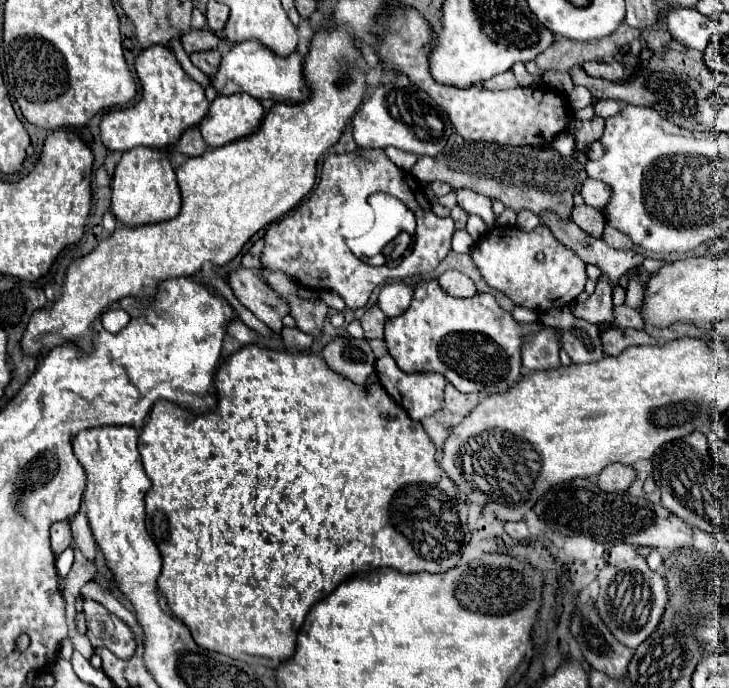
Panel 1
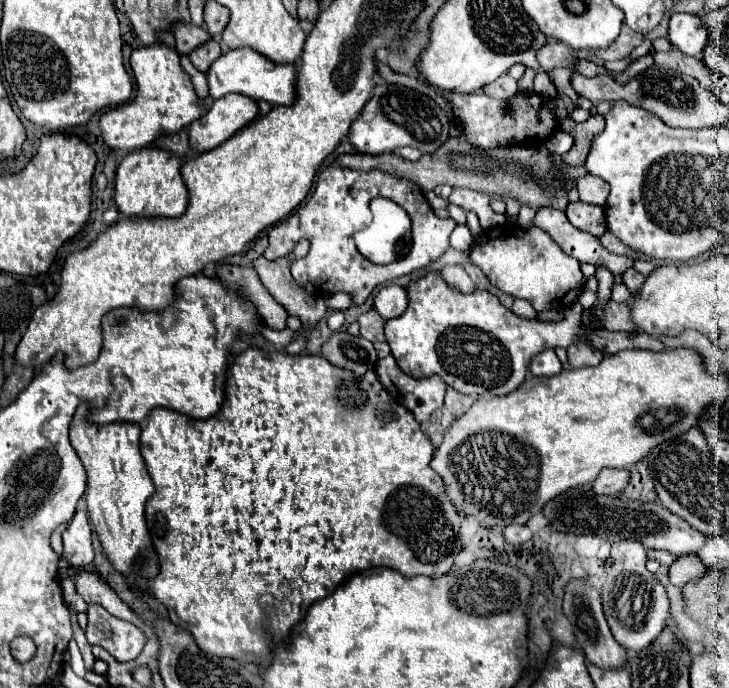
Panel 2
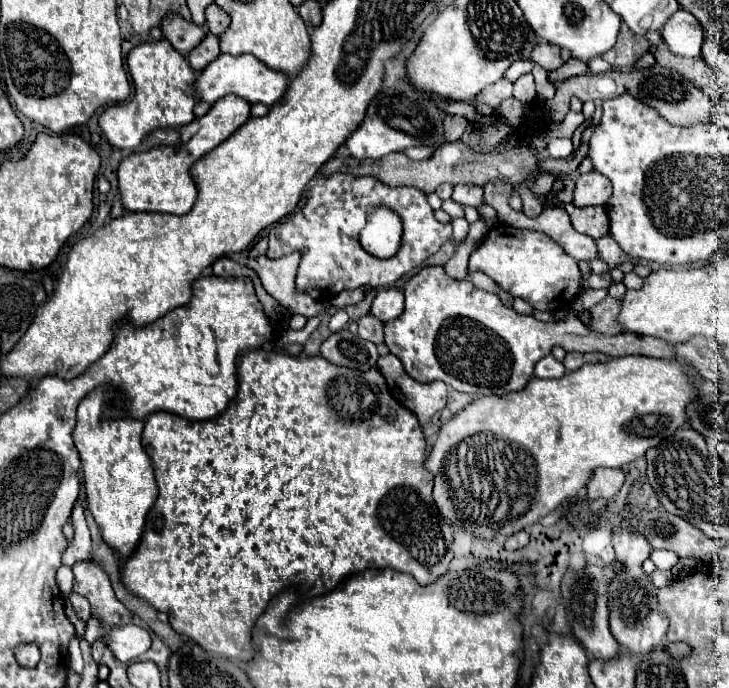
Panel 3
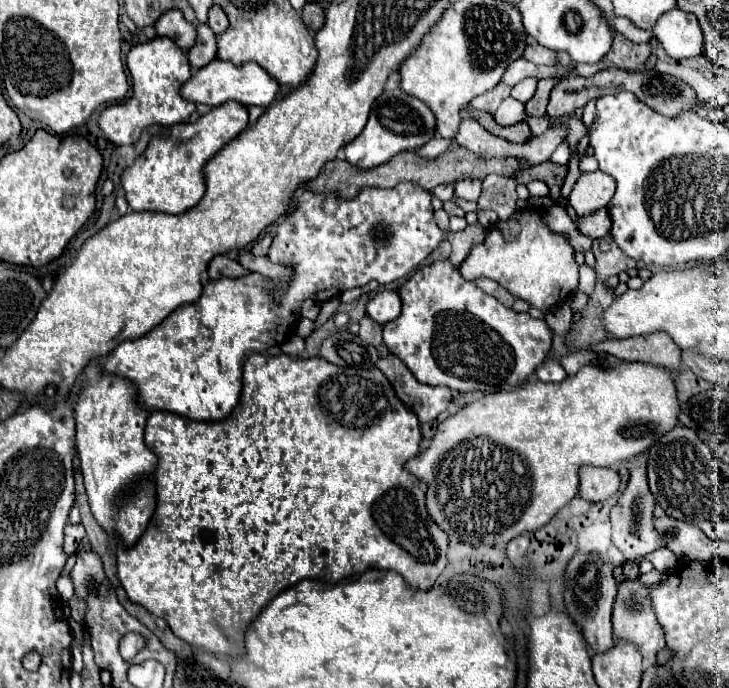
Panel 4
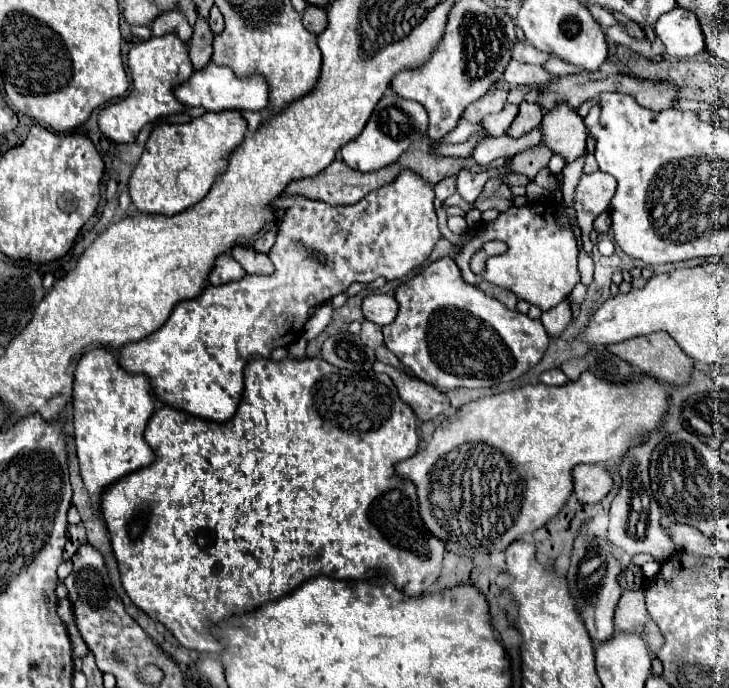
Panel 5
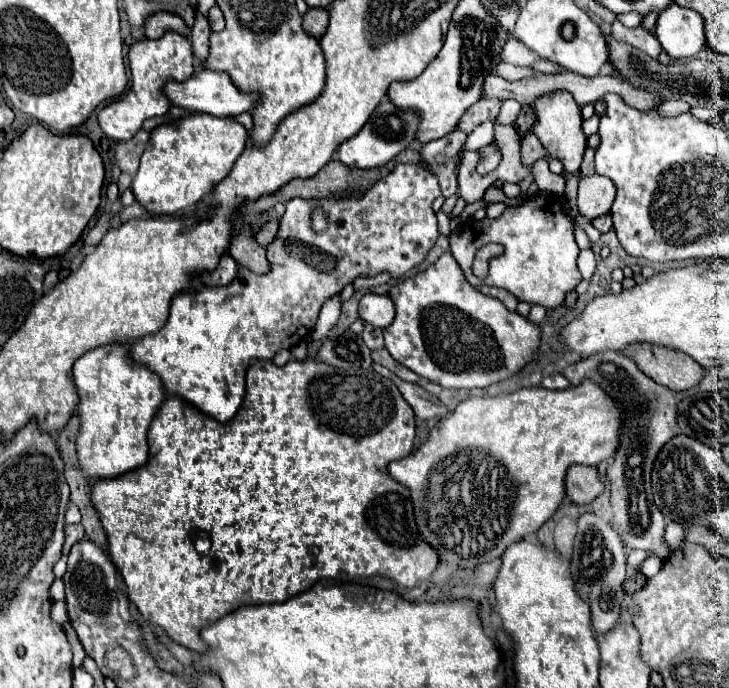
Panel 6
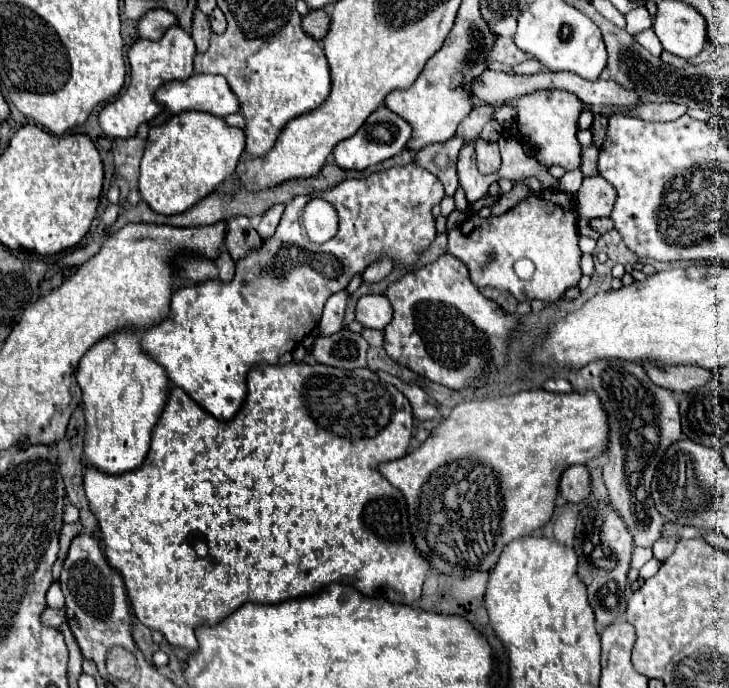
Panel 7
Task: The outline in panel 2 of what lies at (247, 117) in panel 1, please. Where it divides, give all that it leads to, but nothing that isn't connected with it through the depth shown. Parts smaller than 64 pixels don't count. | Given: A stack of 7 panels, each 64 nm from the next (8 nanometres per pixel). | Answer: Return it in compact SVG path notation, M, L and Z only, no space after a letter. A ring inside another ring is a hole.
M230 93L224 96L224 100L216 100L208 114L192 122L188 128L190 146L194 150L192 156L220 146L256 116L256 102L248 100L244 95Z

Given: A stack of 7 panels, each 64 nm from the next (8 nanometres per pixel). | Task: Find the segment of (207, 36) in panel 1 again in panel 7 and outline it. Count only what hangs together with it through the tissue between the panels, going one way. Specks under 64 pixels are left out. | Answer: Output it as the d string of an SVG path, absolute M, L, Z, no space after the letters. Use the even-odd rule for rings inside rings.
M148 10L140 20L138 20L138 34L140 38L148 40L160 40L164 32L176 24L176 16L168 10Z

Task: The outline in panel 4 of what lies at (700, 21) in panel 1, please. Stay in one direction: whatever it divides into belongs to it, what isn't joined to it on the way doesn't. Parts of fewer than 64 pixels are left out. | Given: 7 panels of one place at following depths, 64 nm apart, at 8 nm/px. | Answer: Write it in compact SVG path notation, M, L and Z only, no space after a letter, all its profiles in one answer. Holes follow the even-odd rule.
M680 8L660 16L654 28L654 36L672 58L692 58L702 54L702 30L694 14Z

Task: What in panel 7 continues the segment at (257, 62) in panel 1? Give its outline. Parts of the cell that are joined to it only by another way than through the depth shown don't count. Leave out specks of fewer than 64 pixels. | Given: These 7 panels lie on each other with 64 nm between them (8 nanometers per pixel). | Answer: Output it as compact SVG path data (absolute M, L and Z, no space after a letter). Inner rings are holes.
M192 74L182 82L166 82L158 88L154 100L170 114L184 110L202 110L214 116L238 112L238 100L222 76Z

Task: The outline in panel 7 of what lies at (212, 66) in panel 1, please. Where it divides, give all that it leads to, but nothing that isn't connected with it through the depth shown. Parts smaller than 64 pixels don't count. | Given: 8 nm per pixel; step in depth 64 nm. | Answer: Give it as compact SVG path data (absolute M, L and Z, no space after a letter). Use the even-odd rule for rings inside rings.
M200 10L194 12L194 20L192 20L192 38L196 42L196 50L198 52L206 52L210 46L210 22L208 16L204 16Z

